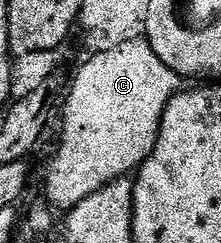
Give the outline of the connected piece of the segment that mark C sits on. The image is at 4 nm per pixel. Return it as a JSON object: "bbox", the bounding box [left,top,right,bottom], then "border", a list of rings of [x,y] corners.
{"bbox":[46,39,182,211],"border":[[[139,39],[122,43],[121,46],[114,47],[112,50],[104,50],[91,54],[90,59],[79,69],[68,93],[68,97],[62,103],[62,119],[64,127],[62,129],[62,141],[58,147],[56,157],[51,161],[48,173],[46,175],[46,197],[51,203],[60,208],[61,211],[73,209],[82,200],[88,198],[92,194],[96,194],[102,187],[109,185],[114,181],[127,178],[129,175],[135,174],[143,165],[144,160],[148,158],[154,151],[156,140],[160,134],[160,124],[162,123],[162,115],[166,111],[166,107],[170,103],[170,99],[175,93],[181,92],[182,79],[170,67],[166,67],[166,63],[162,63],[162,59],[158,59],[158,55],[152,50],[147,40]]]}

